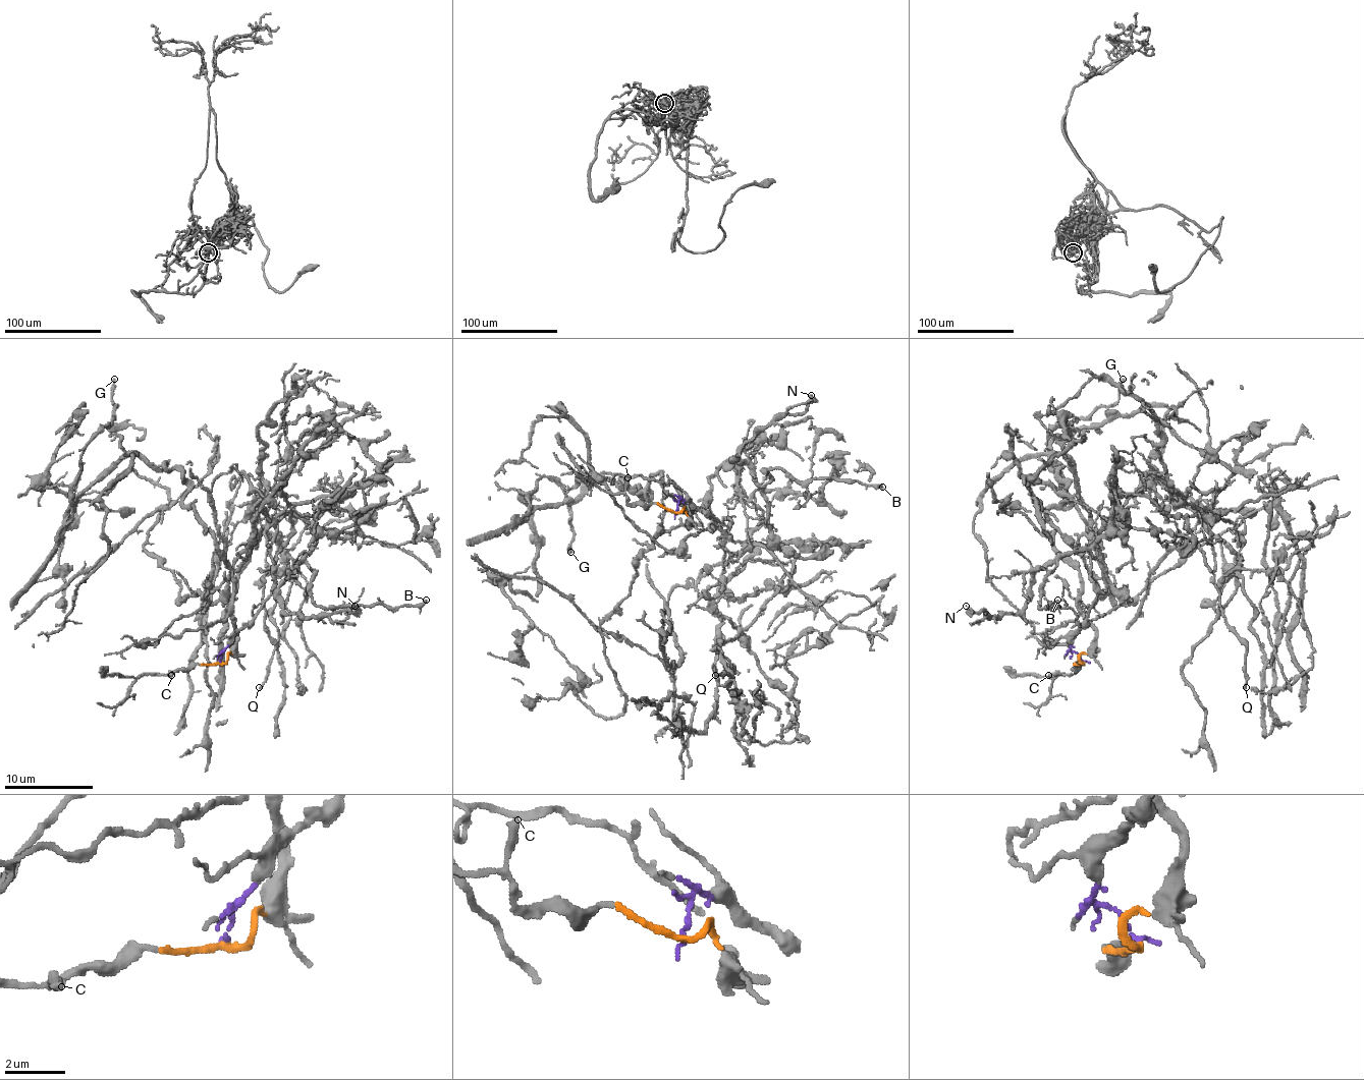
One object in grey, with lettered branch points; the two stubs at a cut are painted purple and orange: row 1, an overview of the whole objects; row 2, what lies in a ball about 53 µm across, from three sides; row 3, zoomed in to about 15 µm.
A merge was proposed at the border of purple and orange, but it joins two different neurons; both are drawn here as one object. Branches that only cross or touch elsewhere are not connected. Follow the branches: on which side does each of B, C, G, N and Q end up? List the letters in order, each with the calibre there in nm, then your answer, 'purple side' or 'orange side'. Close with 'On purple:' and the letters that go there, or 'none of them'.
B: 200 nm thick; purple side
C: 280 nm thick; orange side
G: 200 nm thick; orange side
N: 200 nm thick; purple side
Q: 180 nm thick; purple side
On purple: B, N, Q

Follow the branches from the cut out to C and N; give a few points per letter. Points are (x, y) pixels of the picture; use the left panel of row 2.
C: (219, 661), (172, 674)
N: (219, 661), (272, 590), (265, 528), (291, 504), (318, 500), (321, 517), (278, 604), (305, 617), (353, 606)

